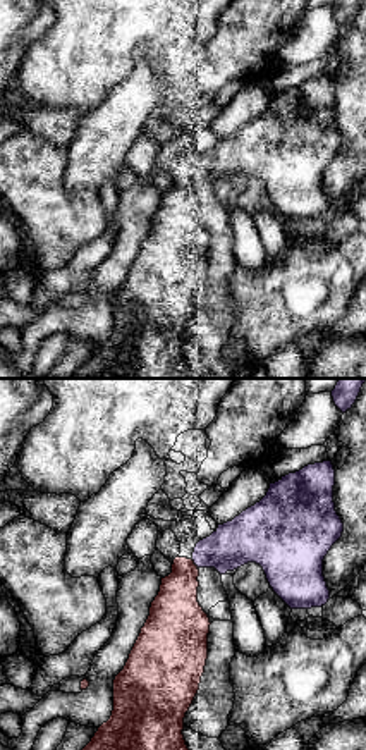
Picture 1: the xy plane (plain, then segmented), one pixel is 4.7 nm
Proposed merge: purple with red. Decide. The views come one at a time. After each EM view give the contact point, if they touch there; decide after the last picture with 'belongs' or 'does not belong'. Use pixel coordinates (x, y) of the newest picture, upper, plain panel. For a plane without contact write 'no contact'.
meets purple at (195, 178)

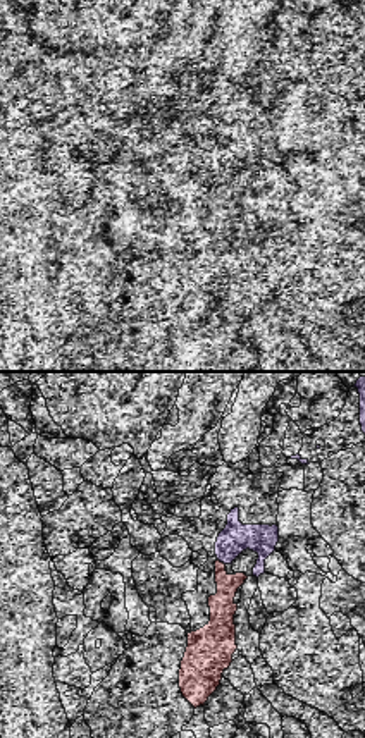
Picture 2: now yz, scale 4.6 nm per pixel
meets purple at (221, 176)

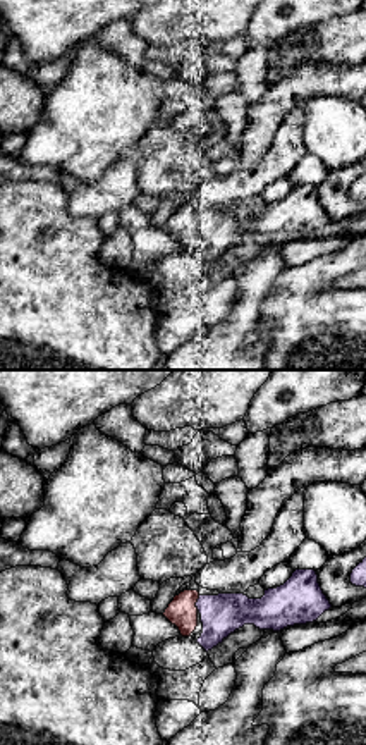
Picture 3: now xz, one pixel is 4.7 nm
meets purple at (196, 217)

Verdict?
belongs

